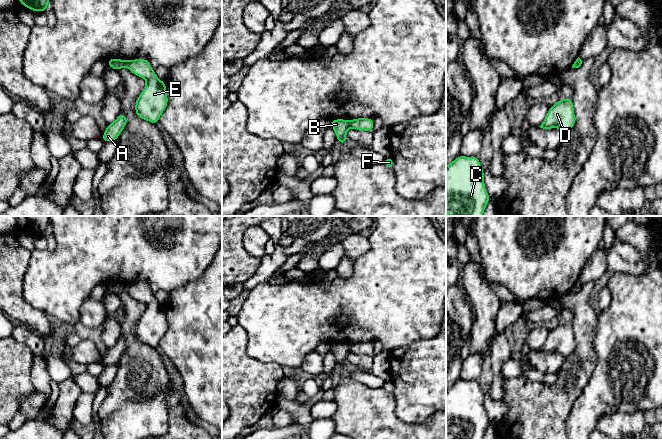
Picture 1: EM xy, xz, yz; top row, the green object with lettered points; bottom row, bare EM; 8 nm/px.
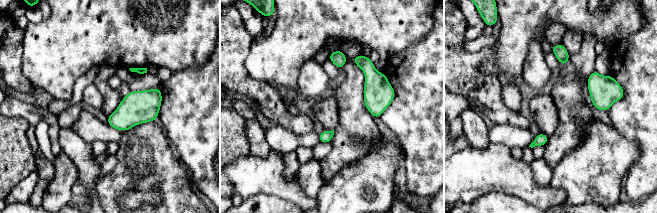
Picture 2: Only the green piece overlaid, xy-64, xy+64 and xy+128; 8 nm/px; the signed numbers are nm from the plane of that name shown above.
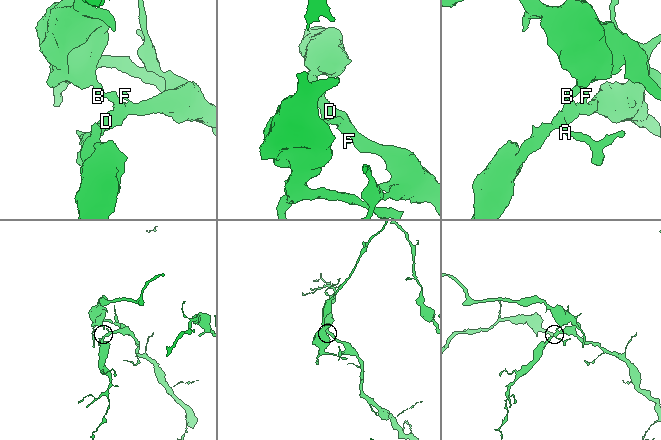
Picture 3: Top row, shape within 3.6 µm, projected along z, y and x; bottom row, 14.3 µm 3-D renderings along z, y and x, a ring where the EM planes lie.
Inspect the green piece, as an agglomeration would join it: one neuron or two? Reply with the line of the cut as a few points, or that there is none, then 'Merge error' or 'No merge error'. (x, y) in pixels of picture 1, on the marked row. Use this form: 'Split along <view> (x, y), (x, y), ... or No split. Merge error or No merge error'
Split along xy (126, 61), (124, 66). Merge error

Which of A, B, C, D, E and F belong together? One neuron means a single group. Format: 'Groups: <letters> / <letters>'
Groups: A C D E F / B

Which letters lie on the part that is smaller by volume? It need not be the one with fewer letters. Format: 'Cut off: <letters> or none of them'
Cut off: B

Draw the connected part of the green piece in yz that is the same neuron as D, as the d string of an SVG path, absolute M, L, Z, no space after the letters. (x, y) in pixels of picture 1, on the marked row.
M564 98L549 108L539 127L543 129L559 128L567 134L574 127L575 122L572 98Z

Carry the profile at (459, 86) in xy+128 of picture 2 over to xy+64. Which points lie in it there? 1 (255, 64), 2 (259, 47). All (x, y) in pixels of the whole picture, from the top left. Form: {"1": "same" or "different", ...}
{"1": "different", "2": "different"}

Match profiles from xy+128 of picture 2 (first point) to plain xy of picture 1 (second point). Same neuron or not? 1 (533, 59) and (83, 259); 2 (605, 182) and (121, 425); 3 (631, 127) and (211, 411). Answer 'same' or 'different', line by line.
1: different
2: same
3: same

